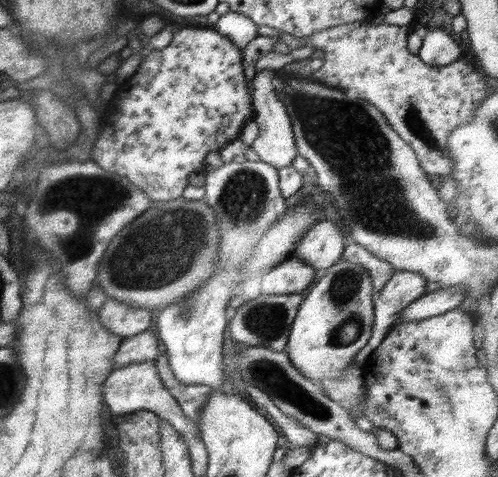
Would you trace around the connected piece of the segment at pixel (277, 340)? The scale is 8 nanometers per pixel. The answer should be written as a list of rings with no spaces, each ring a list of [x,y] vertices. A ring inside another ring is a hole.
[[[298,293],[261,294],[242,305],[235,302],[228,314],[228,332],[240,347],[272,347],[278,352],[285,352],[292,321],[296,318],[302,300]]]

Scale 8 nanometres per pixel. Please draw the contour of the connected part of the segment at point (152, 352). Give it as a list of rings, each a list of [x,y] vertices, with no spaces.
[[[146,330],[134,337],[121,340],[116,355],[114,355],[114,370],[136,364],[153,361],[158,356],[157,340],[153,333]]]

